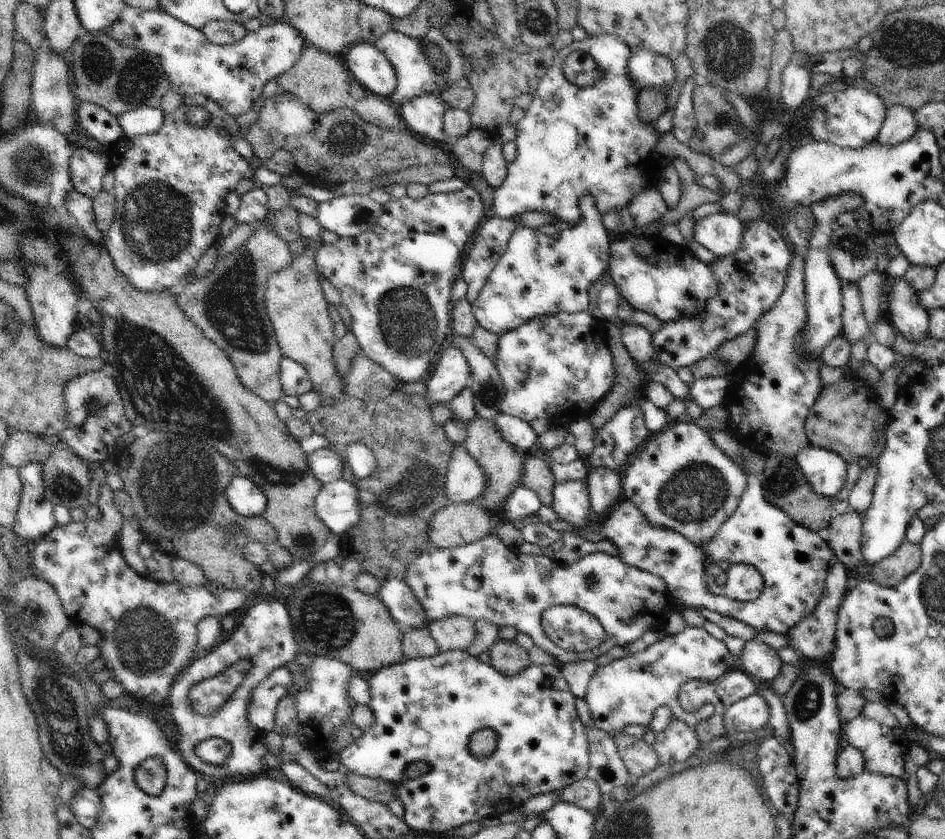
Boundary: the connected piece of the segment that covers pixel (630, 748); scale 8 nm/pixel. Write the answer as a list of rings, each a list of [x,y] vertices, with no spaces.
[[[620,733],[614,738],[617,752],[630,776],[635,779],[647,776],[658,766],[658,756],[653,746],[648,745],[643,738]]]

